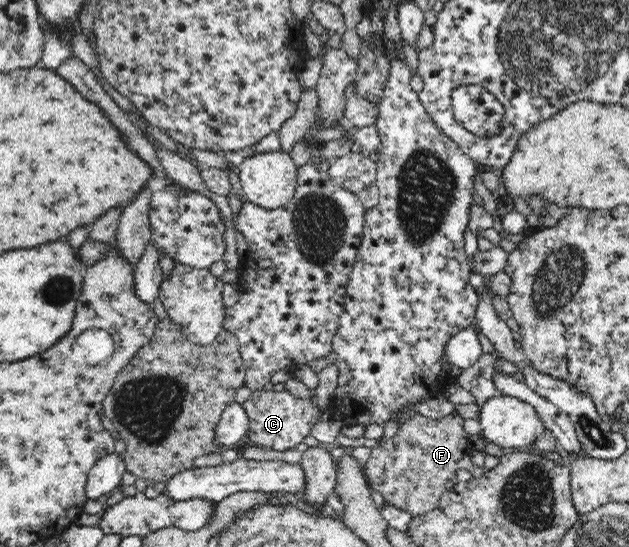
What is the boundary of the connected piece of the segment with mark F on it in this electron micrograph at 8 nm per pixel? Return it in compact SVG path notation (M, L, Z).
M452 413L436 421L418 414L399 426L398 433L381 446L371 448L364 474L370 489L408 513L424 515L436 509L440 499L458 483L456 472L470 463L474 440L463 427L465 420Z

